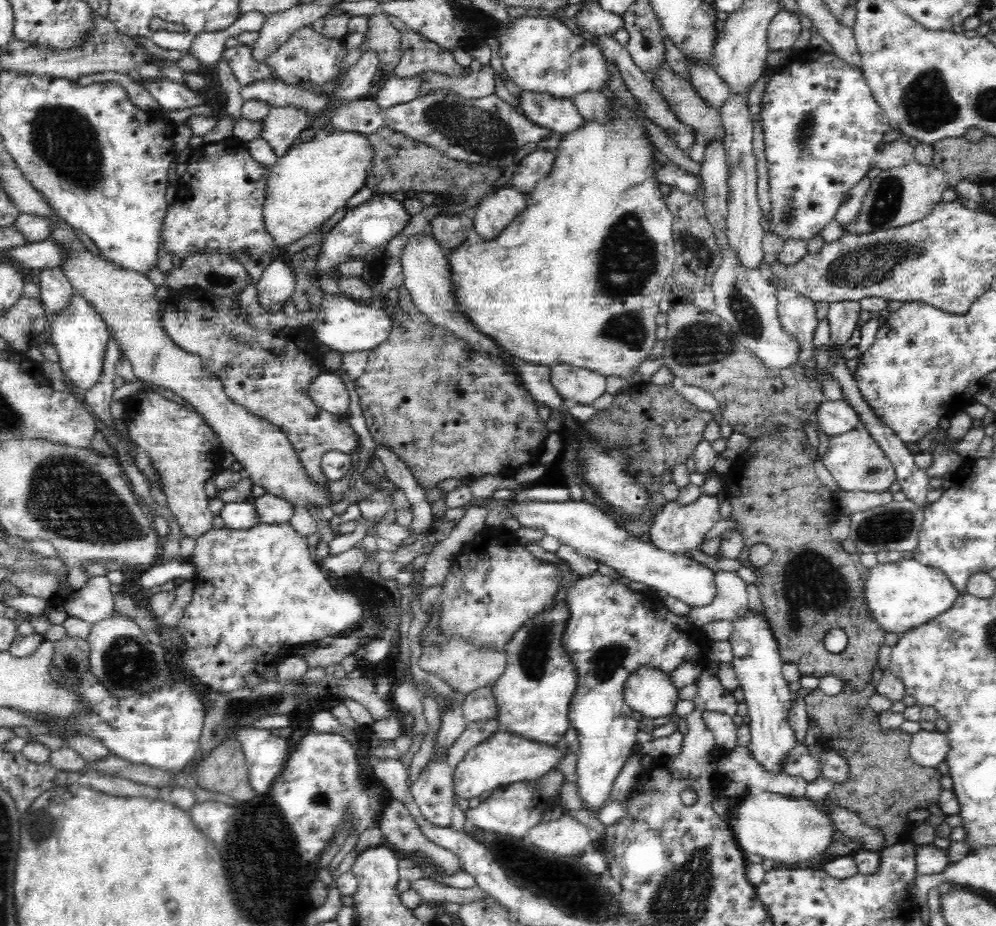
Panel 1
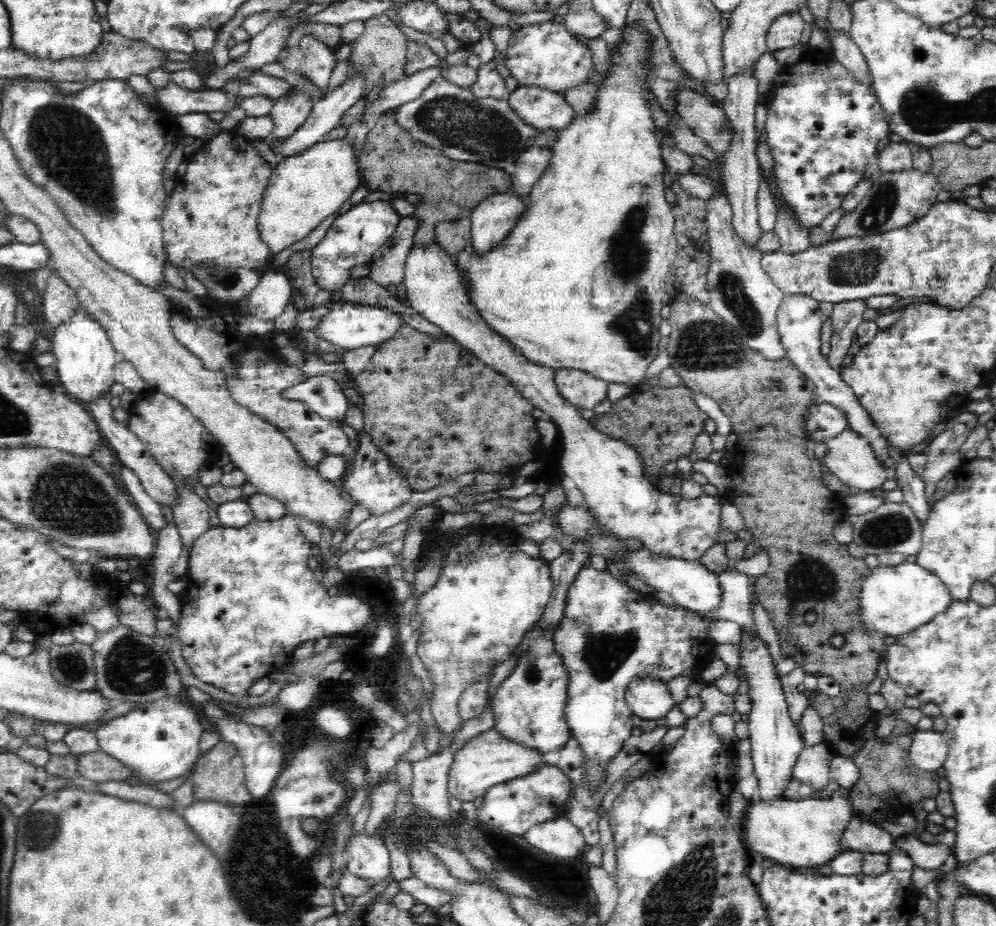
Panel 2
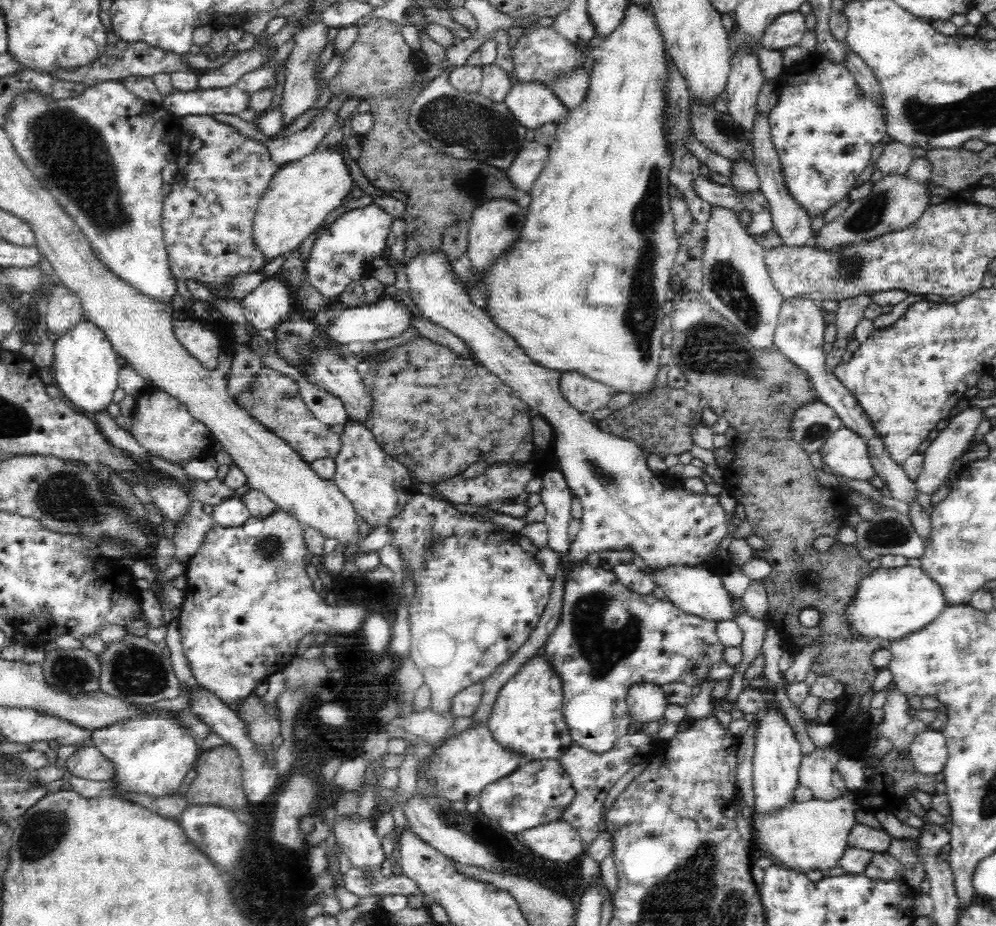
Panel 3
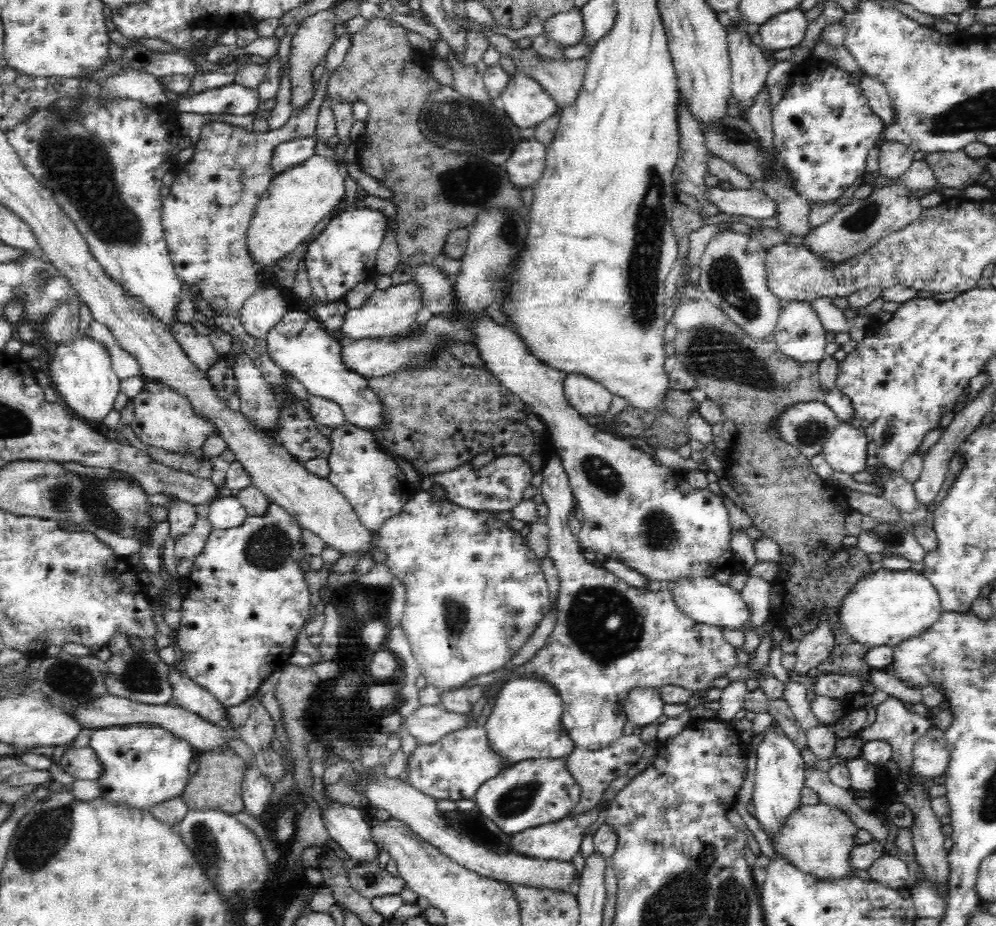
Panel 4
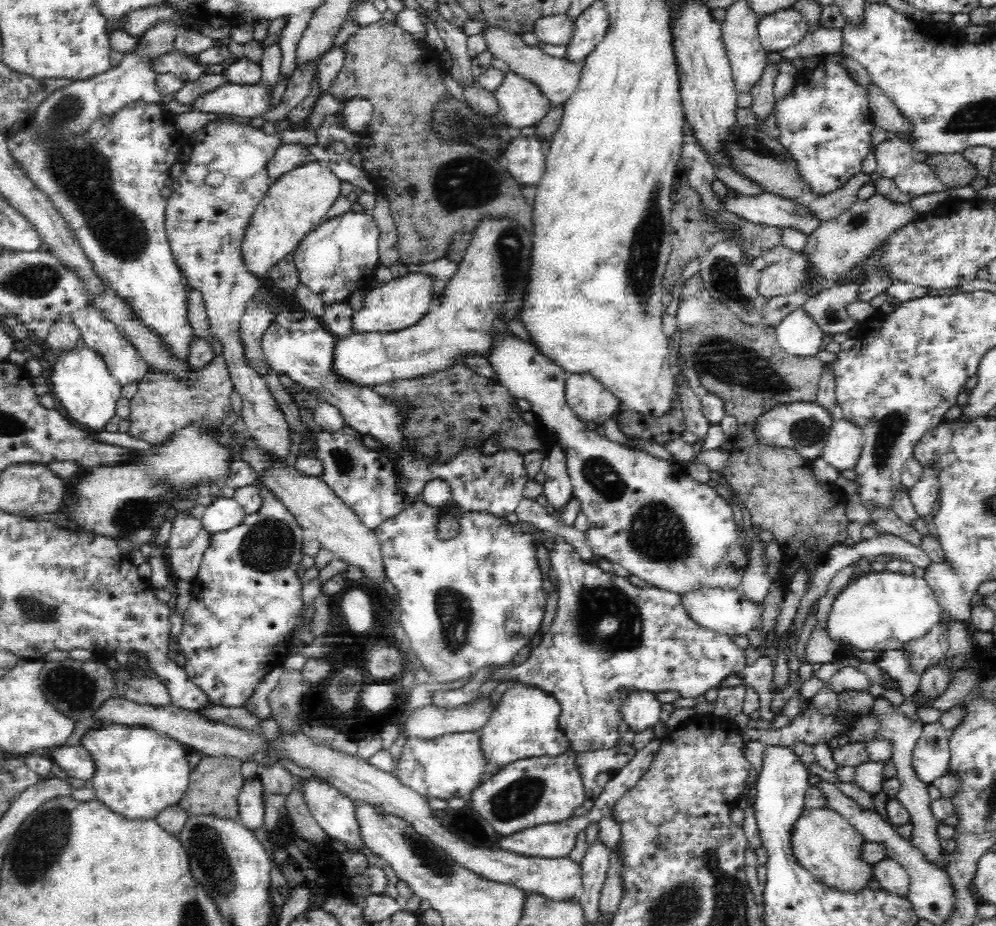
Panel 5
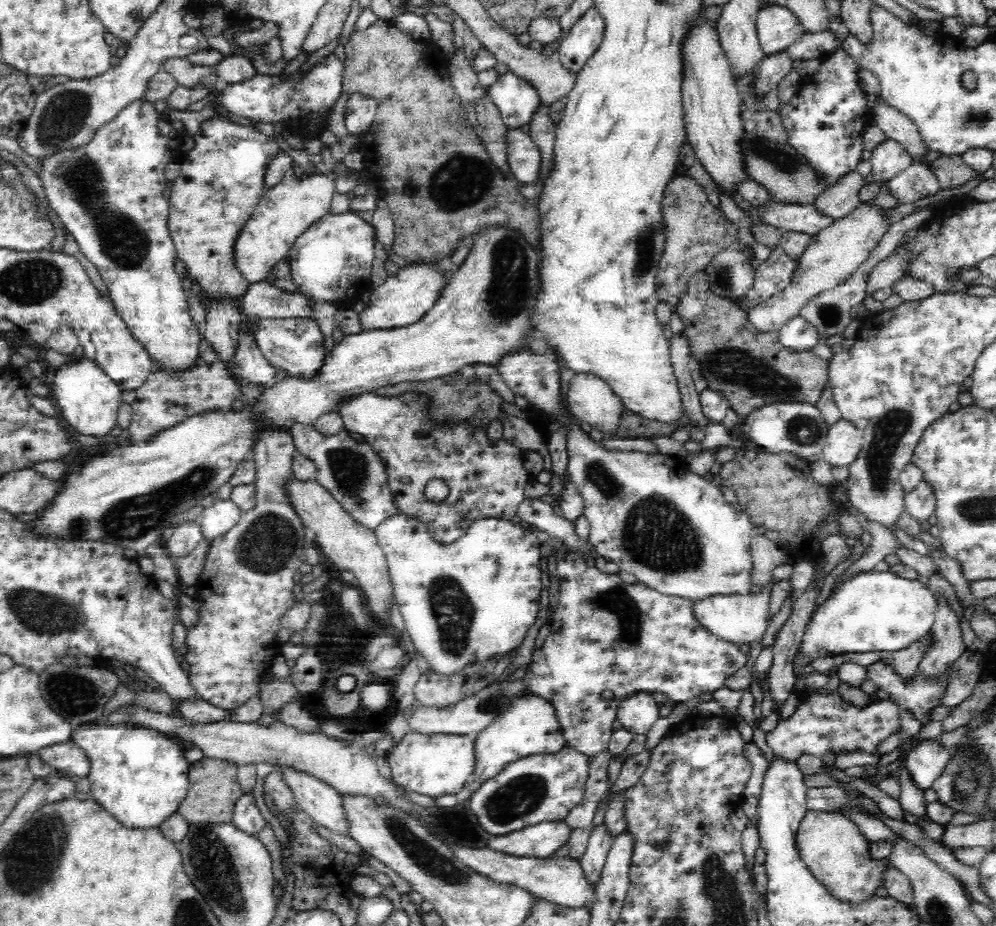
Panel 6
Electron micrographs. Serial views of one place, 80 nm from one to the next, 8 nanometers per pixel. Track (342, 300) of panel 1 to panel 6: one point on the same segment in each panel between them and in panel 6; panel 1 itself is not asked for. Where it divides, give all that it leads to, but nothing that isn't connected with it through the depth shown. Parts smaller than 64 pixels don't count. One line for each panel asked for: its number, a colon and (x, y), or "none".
2: (347, 325)
3: (387, 317)
4: (389, 312)
5: (402, 301)
6: (404, 297)

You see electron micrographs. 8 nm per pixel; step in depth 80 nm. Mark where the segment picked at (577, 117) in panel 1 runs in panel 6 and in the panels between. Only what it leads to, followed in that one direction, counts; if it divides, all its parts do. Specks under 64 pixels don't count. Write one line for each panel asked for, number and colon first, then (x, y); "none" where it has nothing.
2: (540, 108)
3: (532, 104)
4: (524, 101)
5: (520, 102)
6: (516, 99)

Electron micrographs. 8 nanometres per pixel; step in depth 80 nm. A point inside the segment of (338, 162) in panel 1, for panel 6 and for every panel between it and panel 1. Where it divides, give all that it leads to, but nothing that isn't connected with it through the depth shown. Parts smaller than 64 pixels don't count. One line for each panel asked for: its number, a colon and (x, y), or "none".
2: (304, 189)
3: (300, 195)
4: (297, 199)
5: (299, 200)
6: (284, 211)

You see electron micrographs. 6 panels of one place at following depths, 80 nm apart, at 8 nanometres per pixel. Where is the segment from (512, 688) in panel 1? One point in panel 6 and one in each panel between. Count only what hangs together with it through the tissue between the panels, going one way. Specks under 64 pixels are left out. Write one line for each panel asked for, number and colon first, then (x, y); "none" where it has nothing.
2: (528, 708)
3: (527, 717)
4: (524, 723)
5: (525, 723)
6: (528, 726)

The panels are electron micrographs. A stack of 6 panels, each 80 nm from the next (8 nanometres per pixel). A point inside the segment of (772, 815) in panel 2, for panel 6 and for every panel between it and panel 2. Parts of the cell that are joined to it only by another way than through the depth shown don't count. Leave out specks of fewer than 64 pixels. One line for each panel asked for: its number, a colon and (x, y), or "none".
3: (809, 835)
4: (818, 839)
5: (824, 843)
6: (833, 848)

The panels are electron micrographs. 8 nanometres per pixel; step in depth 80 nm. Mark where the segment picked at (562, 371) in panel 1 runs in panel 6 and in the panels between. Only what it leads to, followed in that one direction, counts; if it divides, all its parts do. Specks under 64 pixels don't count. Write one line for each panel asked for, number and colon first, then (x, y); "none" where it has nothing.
2: (584, 391)
3: (586, 395)
4: (590, 398)
5: (590, 400)
6: (592, 401)

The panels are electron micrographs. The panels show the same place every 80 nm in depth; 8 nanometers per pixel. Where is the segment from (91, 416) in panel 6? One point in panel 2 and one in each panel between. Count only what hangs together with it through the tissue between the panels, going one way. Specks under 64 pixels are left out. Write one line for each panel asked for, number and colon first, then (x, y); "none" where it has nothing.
2: (85, 359)
3: (85, 369)
4: (81, 373)
5: (80, 380)

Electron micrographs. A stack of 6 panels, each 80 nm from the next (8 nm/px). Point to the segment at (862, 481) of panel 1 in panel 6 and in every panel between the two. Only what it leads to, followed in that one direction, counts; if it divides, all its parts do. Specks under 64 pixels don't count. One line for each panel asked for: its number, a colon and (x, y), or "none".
2: (849, 457)
3: (845, 452)
4: (845, 450)
5: (842, 448)
6: (844, 441)

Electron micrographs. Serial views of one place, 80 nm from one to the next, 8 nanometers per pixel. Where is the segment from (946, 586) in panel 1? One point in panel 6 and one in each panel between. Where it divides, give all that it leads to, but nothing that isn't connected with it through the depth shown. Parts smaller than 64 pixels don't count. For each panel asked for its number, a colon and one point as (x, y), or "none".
2: (896, 599)
3: (890, 603)
4: (883, 609)
5: (884, 610)
6: (870, 611)

